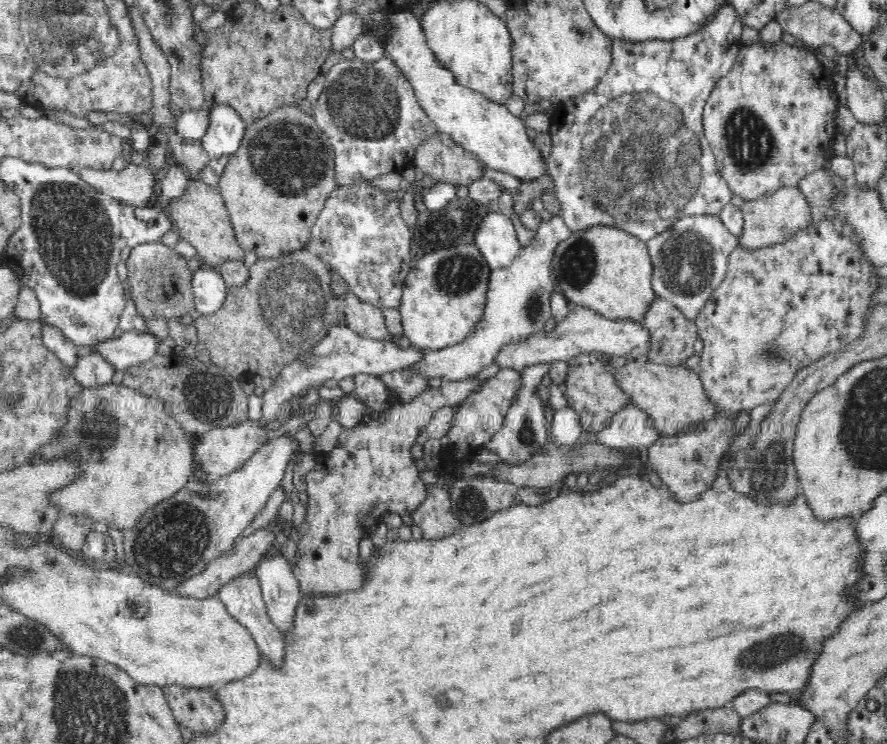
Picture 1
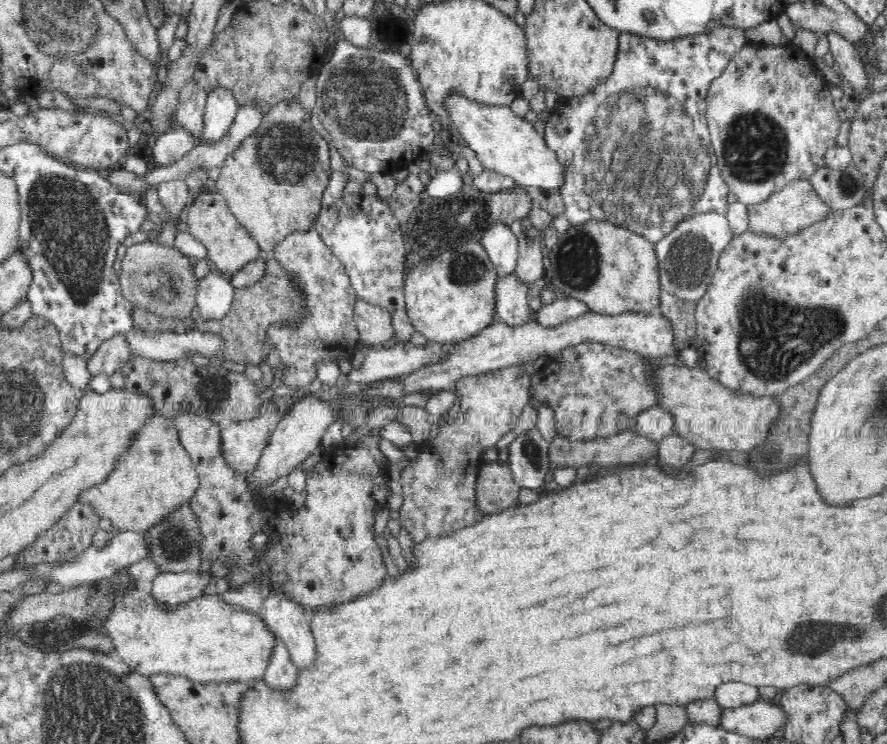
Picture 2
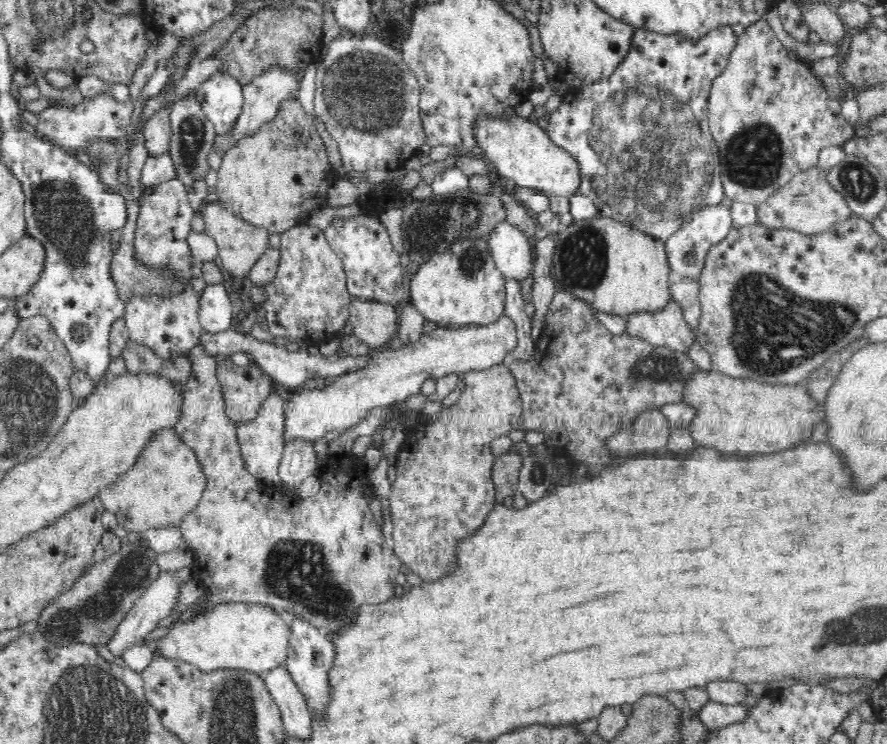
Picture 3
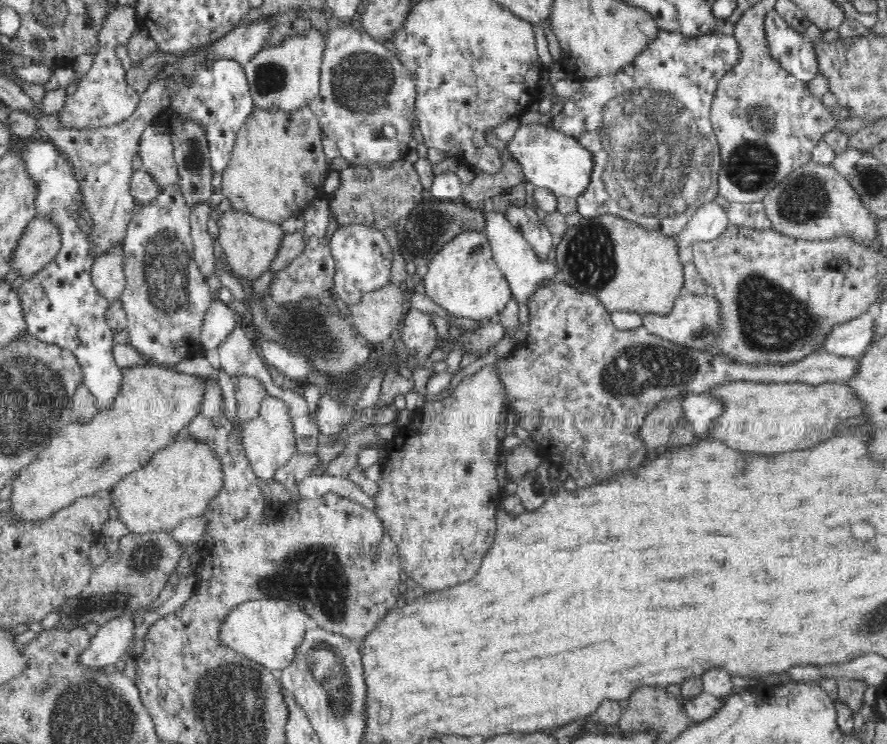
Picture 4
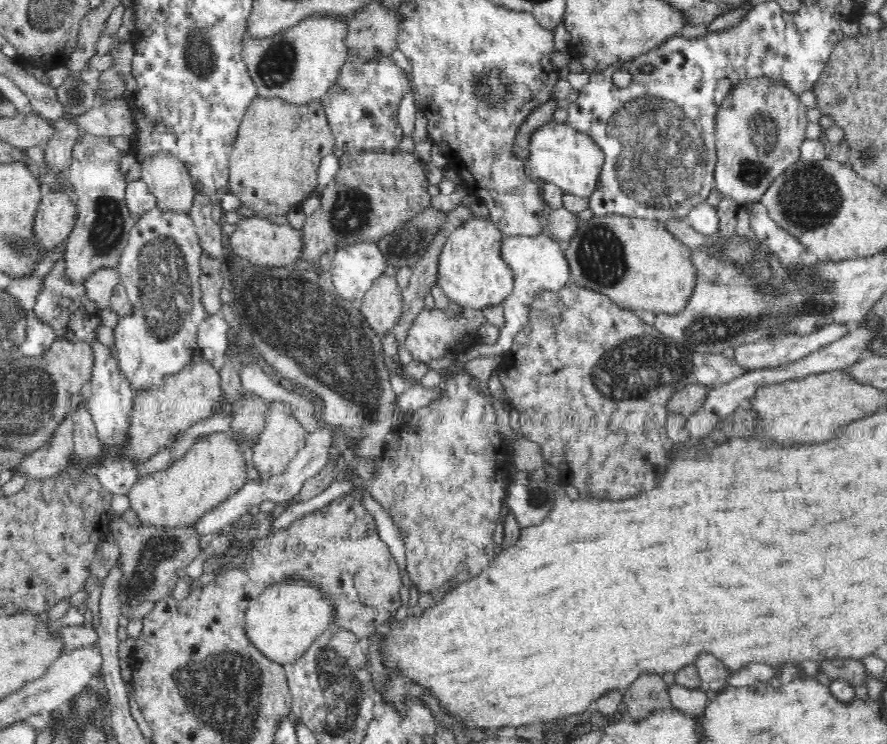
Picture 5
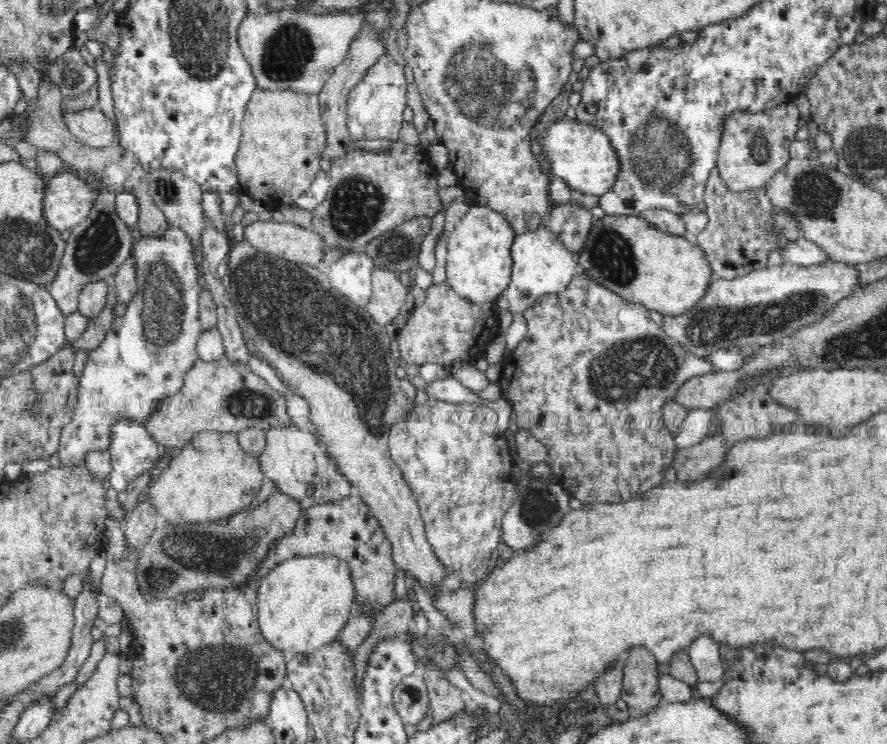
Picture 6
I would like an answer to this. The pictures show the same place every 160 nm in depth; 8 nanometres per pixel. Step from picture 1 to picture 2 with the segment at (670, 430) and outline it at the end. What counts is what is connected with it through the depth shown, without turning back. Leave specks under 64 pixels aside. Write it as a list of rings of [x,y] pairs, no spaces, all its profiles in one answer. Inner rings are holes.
[[[666,365],[656,370],[656,383],[660,385],[658,405],[662,405],[666,411],[670,411],[676,417],[674,433],[692,443],[696,450],[730,450],[730,452],[736,450],[736,452],[748,453],[749,450],[762,449],[766,446],[766,440],[771,438],[770,432],[774,430],[774,424],[778,424],[778,420],[784,416],[778,396],[756,395],[731,389],[708,374],[704,368]]]

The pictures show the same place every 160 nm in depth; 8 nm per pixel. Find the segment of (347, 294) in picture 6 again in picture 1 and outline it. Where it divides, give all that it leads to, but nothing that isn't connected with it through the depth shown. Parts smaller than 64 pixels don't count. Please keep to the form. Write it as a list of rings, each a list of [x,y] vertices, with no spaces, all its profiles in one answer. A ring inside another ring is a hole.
[[[359,182],[350,186],[338,186],[319,212],[311,228],[311,240],[308,242],[311,244],[309,249],[311,253],[317,254],[324,264],[338,271],[346,279],[352,294],[355,294],[362,302],[380,309],[398,309],[406,277],[411,269],[410,230],[400,218],[398,201],[398,198],[391,199],[386,192],[374,186],[366,186]]]

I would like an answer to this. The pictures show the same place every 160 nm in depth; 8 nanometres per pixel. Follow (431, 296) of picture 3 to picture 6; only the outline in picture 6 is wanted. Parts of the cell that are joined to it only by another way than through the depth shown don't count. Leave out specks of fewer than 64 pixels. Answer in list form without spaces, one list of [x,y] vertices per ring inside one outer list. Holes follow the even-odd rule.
[[[474,204],[448,236],[446,276],[456,294],[462,295],[472,302],[481,303],[487,300],[496,301],[501,293],[505,293],[511,279],[512,248],[517,235],[512,223],[506,219],[506,215],[488,206]]]

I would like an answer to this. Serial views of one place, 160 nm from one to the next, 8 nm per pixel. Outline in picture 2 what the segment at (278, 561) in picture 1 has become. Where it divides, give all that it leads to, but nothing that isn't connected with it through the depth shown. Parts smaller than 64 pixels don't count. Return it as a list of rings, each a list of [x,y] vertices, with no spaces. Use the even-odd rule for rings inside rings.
[[[270,592],[264,598],[264,620],[276,631],[279,640],[289,652],[292,664],[300,671],[314,666],[318,651],[312,633],[308,610],[287,600],[279,592]]]

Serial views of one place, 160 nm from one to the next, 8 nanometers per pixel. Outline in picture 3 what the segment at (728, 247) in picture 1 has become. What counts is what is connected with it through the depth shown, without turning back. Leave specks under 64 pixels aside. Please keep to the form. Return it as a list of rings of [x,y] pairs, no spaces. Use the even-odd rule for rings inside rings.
[[[722,203],[706,205],[694,211],[694,214],[691,214],[690,222],[682,226],[682,230],[675,231],[670,238],[664,240],[673,277],[697,278],[707,250],[724,240],[732,227],[730,207]]]

